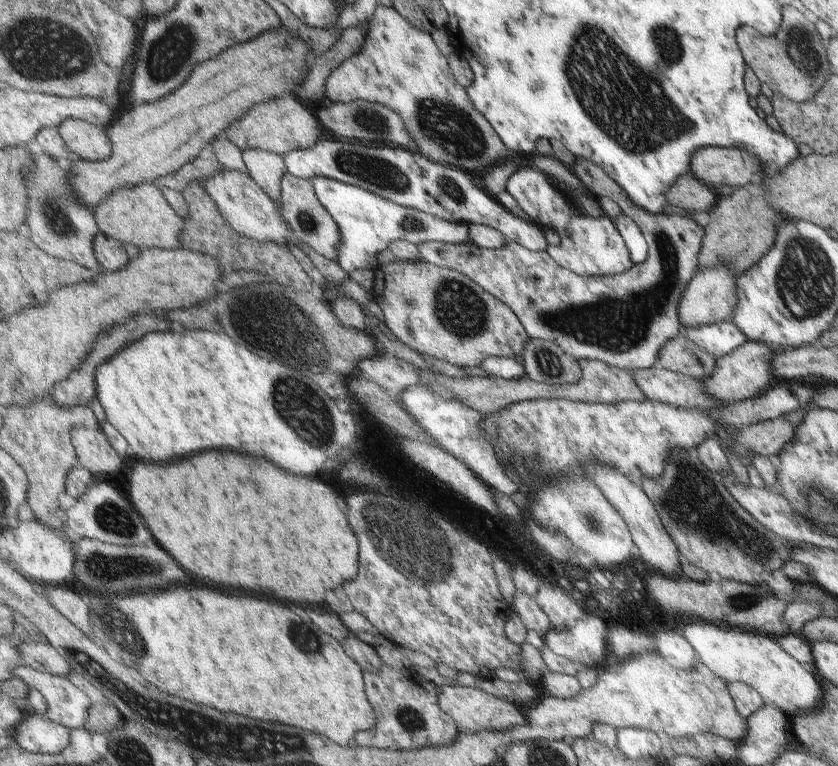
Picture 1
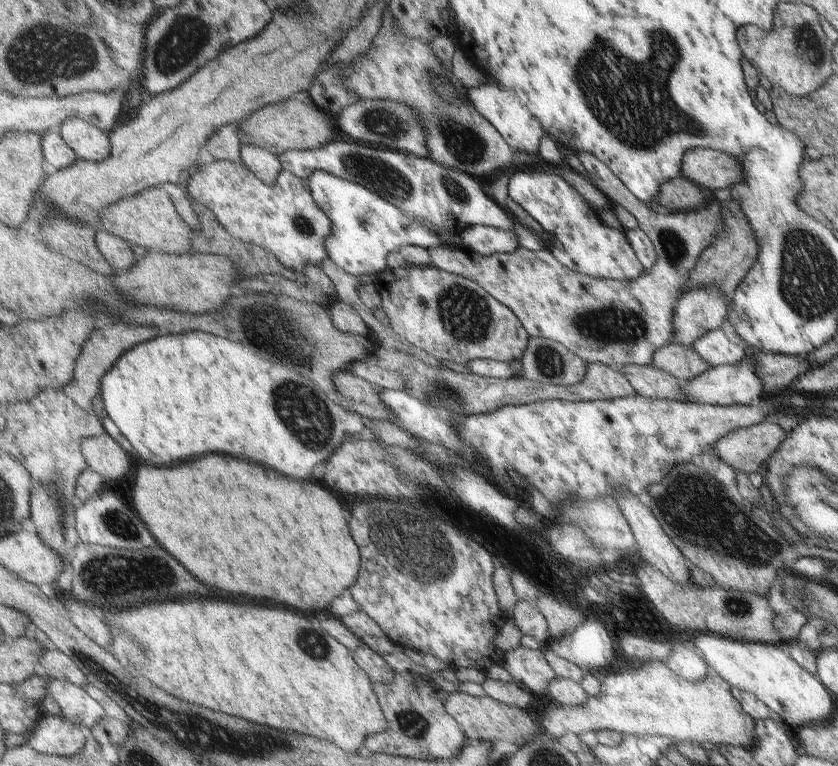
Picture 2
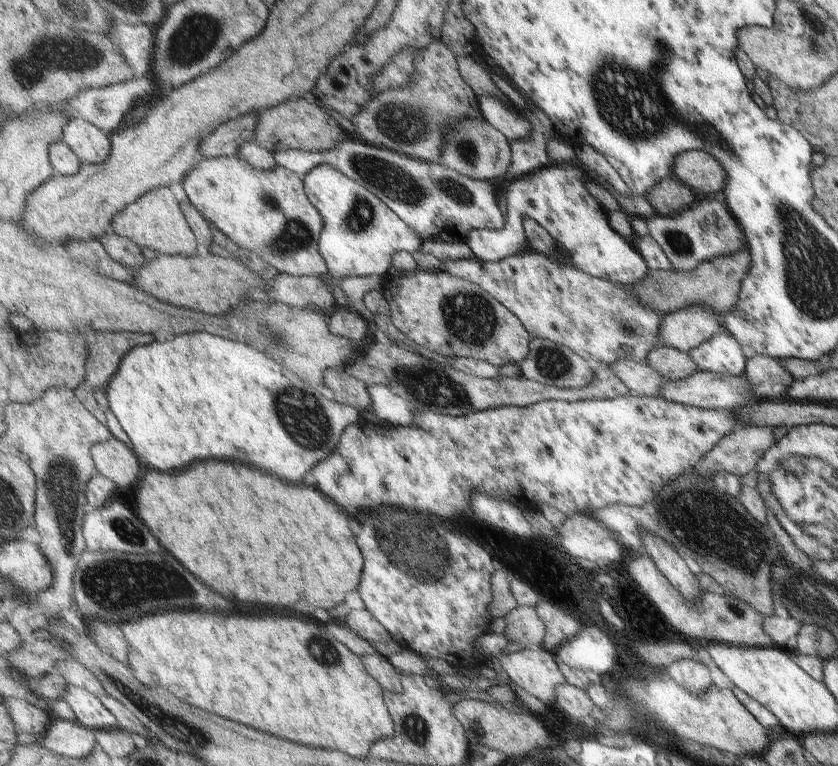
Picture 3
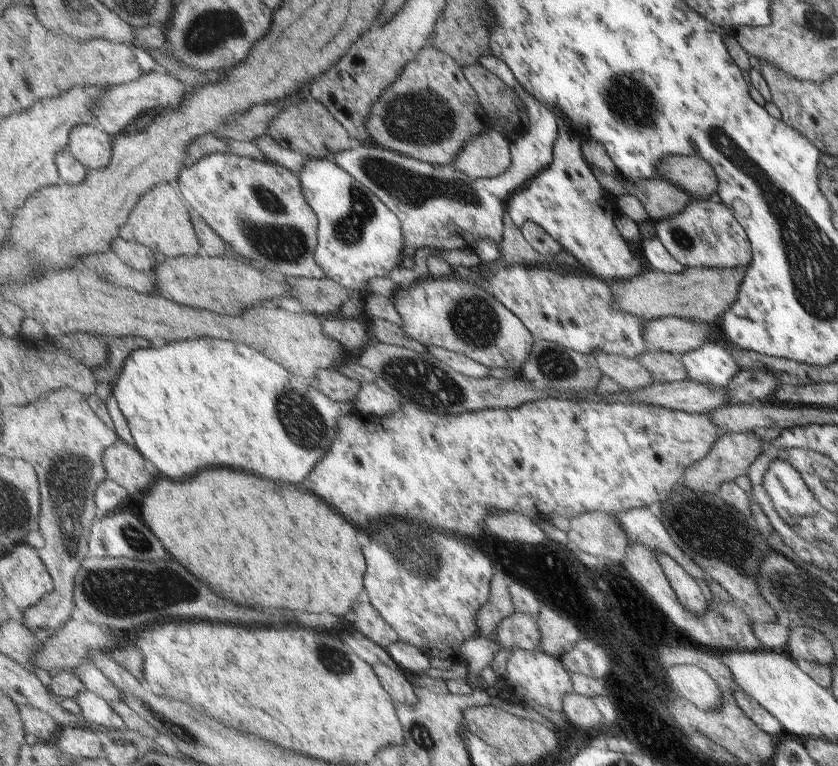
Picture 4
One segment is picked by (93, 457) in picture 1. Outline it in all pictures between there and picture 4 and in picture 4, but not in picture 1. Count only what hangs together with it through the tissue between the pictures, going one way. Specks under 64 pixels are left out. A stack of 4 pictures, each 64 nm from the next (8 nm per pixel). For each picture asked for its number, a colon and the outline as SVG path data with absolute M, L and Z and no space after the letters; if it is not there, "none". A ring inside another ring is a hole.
2: M111 434L83 438L81 446L89 462L89 470L99 472L101 476L107 478L107 482L121 480L127 476L131 468L129 452Z
3: M111 438L109 442L95 444L91 448L97 472L113 480L119 488L123 486L137 486L143 468L139 464L139 456L135 450L131 450L125 442Z
4: M121 438L117 440L115 446L105 450L103 462L109 480L119 482L125 490L129 490L129 494L149 490L157 476L155 464L147 464L141 450Z

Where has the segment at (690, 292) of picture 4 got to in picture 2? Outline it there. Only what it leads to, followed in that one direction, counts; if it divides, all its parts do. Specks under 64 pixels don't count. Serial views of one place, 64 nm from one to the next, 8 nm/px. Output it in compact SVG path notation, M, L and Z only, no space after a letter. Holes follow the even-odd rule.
M731 198L727 202L719 202L719 206L721 206L721 226L717 228L717 234L711 240L711 244L707 246L707 250L701 252L683 292L687 292L689 288L695 288L699 284L717 284L719 288L723 288L723 292L727 292L727 296L731 300L739 282L747 276L751 266L755 266L761 244L757 242L757 234L755 234L751 222L747 220L747 214L743 212L739 200Z

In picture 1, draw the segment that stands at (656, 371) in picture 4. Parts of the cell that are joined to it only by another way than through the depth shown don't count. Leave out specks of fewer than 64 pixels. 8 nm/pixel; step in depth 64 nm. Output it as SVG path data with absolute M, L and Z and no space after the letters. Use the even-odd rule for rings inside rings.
M679 334L677 338L671 338L663 346L663 350L657 358L657 366L663 370L671 370L675 374L683 374L683 376L701 380L701 378L707 378L709 374L713 374L715 358L705 354L703 348L699 348L695 342L691 342L683 334Z

